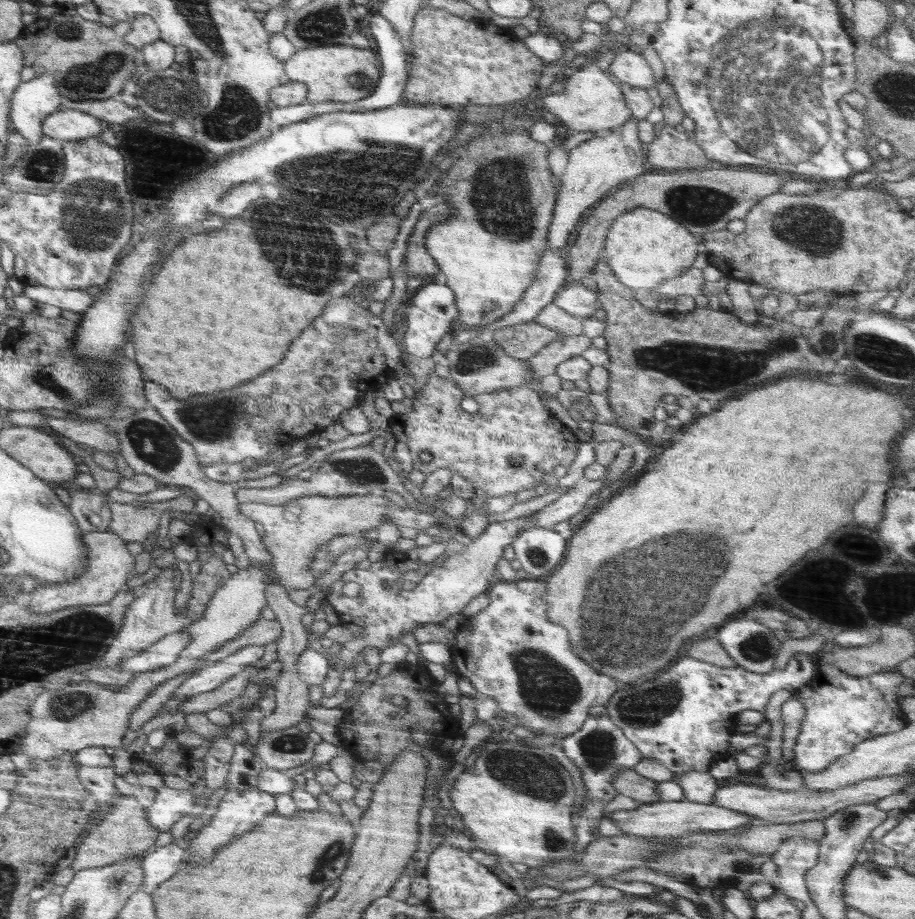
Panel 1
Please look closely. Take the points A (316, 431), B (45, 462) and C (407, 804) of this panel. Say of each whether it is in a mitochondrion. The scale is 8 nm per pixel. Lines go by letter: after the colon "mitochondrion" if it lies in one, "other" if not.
A: other
B: other
C: other

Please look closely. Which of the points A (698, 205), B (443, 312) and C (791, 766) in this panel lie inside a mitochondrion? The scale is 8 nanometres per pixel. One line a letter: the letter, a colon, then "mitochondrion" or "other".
A: mitochondrion
B: other
C: other

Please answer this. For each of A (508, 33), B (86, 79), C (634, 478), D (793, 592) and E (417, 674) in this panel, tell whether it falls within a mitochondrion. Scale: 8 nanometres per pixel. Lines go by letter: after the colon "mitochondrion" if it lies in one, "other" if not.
A: other
B: mitochondrion
C: other
D: other
E: other

